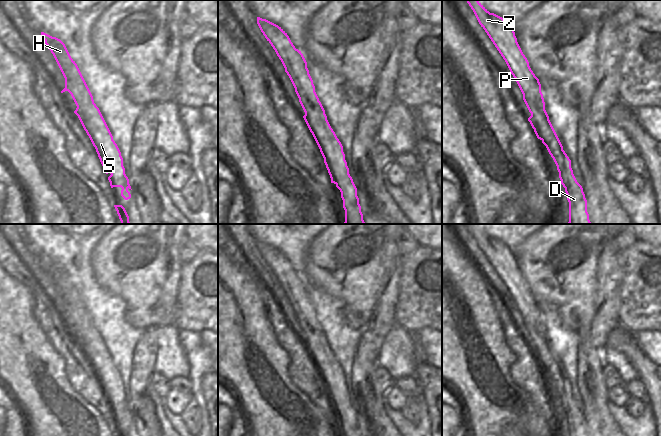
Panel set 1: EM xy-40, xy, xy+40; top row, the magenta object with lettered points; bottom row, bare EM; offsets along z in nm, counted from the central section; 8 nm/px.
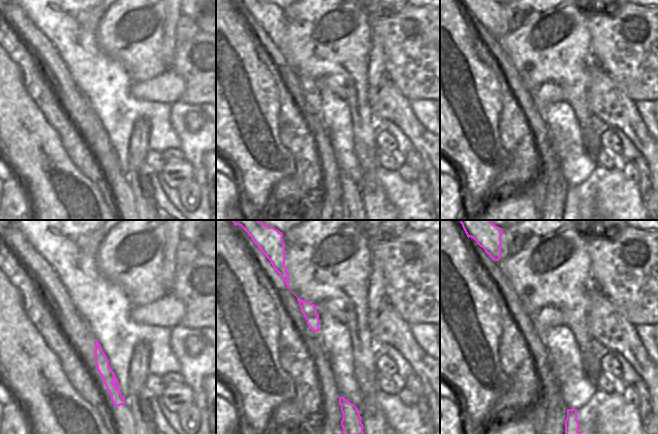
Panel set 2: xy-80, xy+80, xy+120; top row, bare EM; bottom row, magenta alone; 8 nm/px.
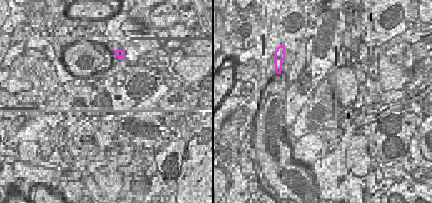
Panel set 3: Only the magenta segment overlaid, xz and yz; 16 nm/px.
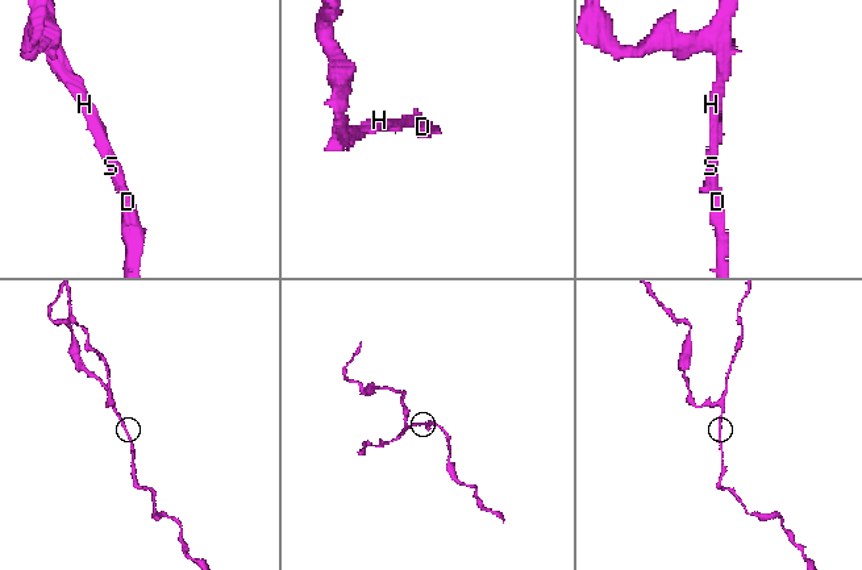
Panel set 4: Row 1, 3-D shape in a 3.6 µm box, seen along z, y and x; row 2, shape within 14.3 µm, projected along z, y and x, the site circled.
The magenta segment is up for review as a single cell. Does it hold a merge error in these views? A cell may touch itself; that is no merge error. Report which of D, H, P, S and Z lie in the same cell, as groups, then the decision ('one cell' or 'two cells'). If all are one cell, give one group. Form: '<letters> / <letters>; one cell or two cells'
D H P S Z; one cell

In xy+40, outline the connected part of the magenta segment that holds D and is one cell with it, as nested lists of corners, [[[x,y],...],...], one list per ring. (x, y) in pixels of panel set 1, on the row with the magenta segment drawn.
[[[478,0],[466,1],[515,78],[523,94],[523,100],[531,113],[528,121],[557,166],[559,178],[569,202],[568,224],[591,224],[583,188],[577,182],[571,168],[571,160],[563,150],[549,120],[545,110],[541,84],[531,70],[527,58],[517,42],[513,27],[502,17],[490,13]]]

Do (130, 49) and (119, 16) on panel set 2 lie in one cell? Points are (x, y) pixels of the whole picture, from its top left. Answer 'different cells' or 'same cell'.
same cell

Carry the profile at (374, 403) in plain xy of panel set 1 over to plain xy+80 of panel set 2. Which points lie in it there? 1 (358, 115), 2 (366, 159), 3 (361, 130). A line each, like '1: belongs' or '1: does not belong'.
1: belongs
2: belongs
3: belongs

